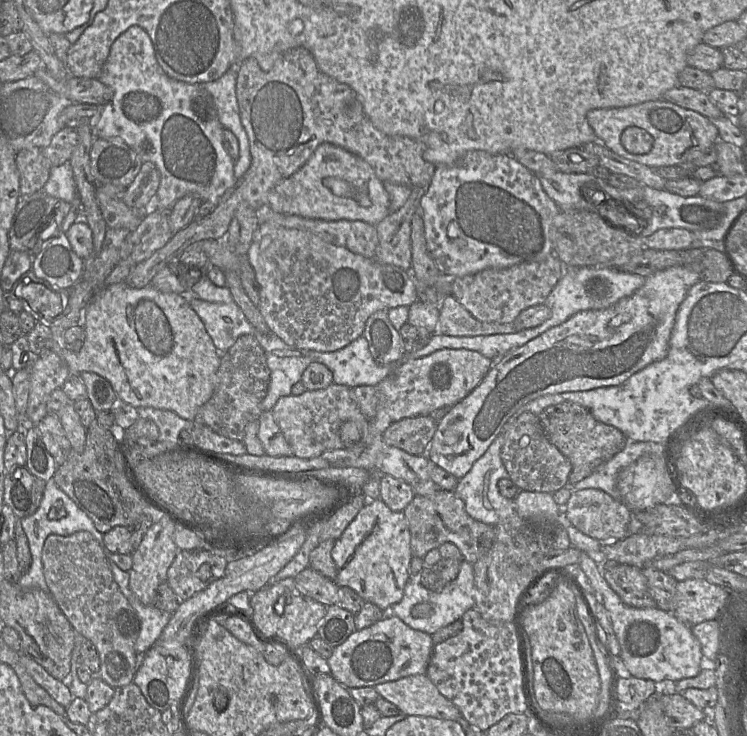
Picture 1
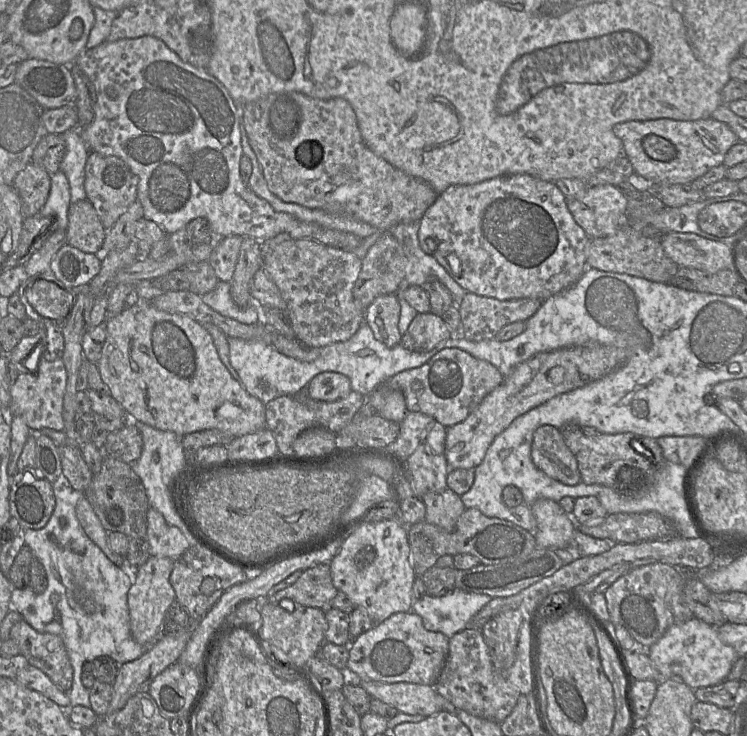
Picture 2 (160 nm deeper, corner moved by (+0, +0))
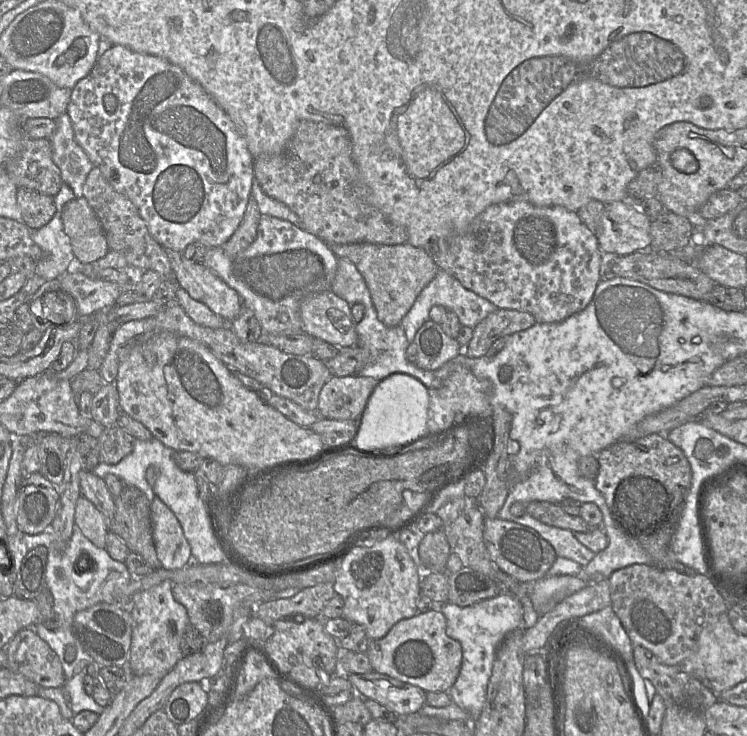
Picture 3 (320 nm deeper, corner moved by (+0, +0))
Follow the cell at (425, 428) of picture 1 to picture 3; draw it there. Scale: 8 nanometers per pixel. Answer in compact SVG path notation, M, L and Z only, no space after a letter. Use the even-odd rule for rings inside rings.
M322 418L309 428L318 434L324 444L330 448L352 441L357 435L360 420L330 420Z

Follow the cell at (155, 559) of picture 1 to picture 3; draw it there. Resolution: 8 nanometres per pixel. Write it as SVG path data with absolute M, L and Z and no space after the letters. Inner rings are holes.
M163 581L159 585L137 593L125 603L132 618L128 669L134 675L166 674L183 657L180 642L190 621L186 608L173 596L173 585L171 581Z

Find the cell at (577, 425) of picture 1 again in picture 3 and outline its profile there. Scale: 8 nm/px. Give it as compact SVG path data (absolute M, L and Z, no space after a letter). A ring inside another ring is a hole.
M651 434L637 440L617 441L603 449L597 459L599 473L595 479L596 487L603 494L613 519L627 536L652 556L654 566L675 569L686 575L698 574L693 568L678 561L670 546L692 485L692 469L684 452L666 435Z

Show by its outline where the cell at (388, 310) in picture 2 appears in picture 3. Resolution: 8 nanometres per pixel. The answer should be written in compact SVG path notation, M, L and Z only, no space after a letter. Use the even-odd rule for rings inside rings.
M407 242L398 245L331 244L329 247L338 258L352 262L361 272L369 288L377 317L387 327L401 324L418 295L439 270L426 250Z

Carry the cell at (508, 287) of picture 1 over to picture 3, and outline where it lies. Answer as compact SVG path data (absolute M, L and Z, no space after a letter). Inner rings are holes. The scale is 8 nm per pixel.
M499 308L490 313L476 327L473 328L473 337L469 344L465 347L465 355L471 358L479 358L485 356L492 344L503 336L510 336L516 332L526 330L536 323L535 317L526 312L511 309Z

